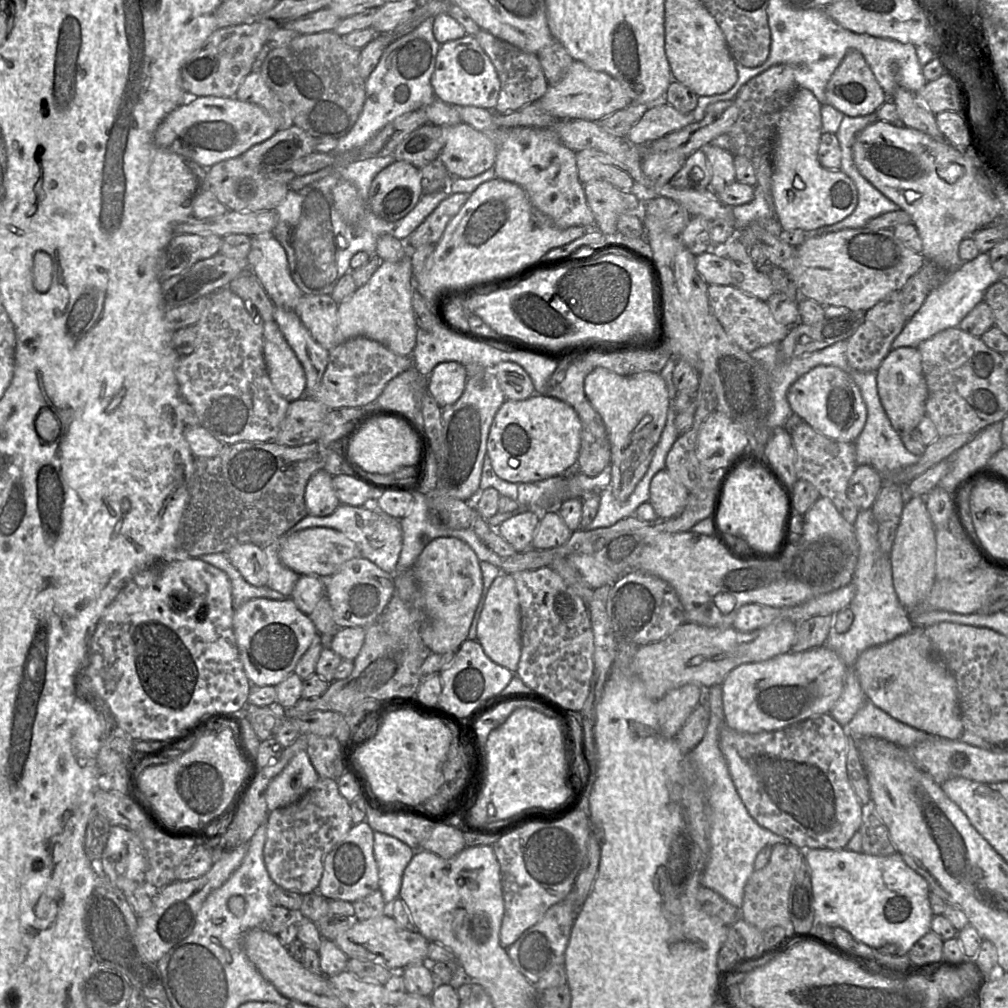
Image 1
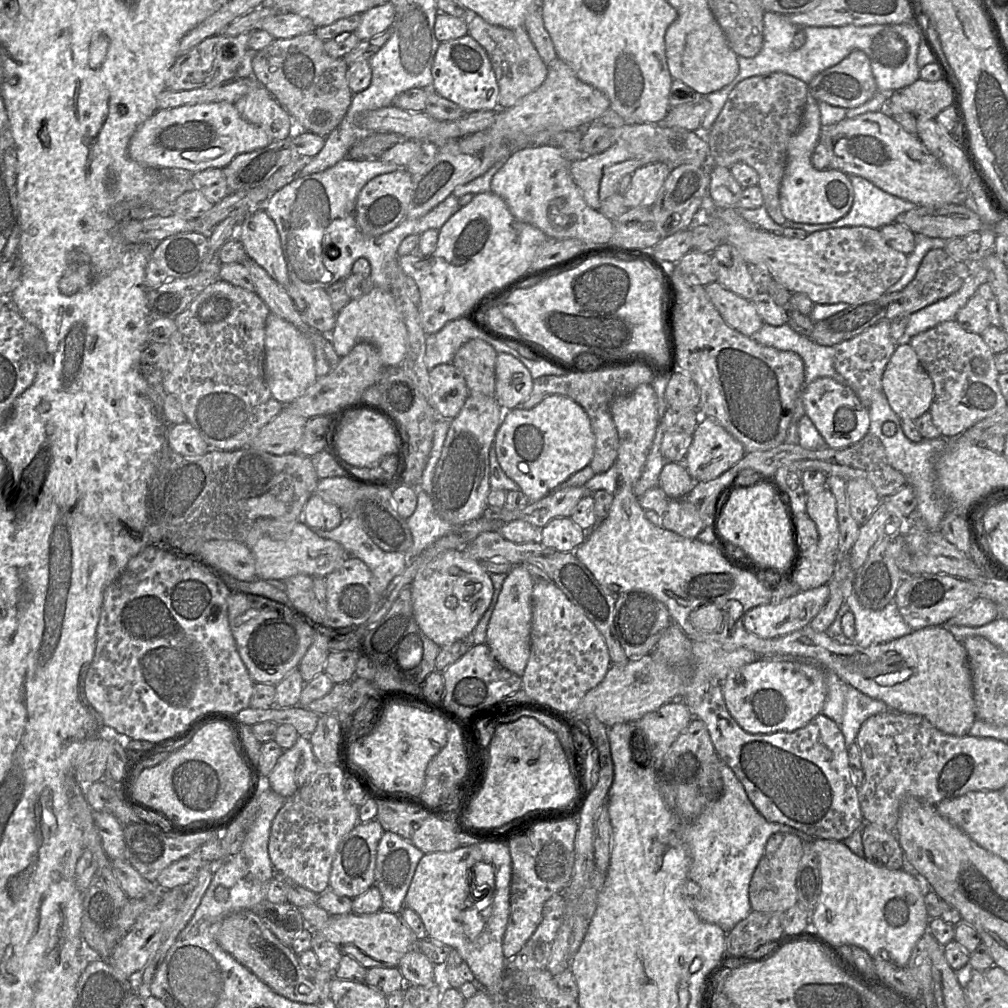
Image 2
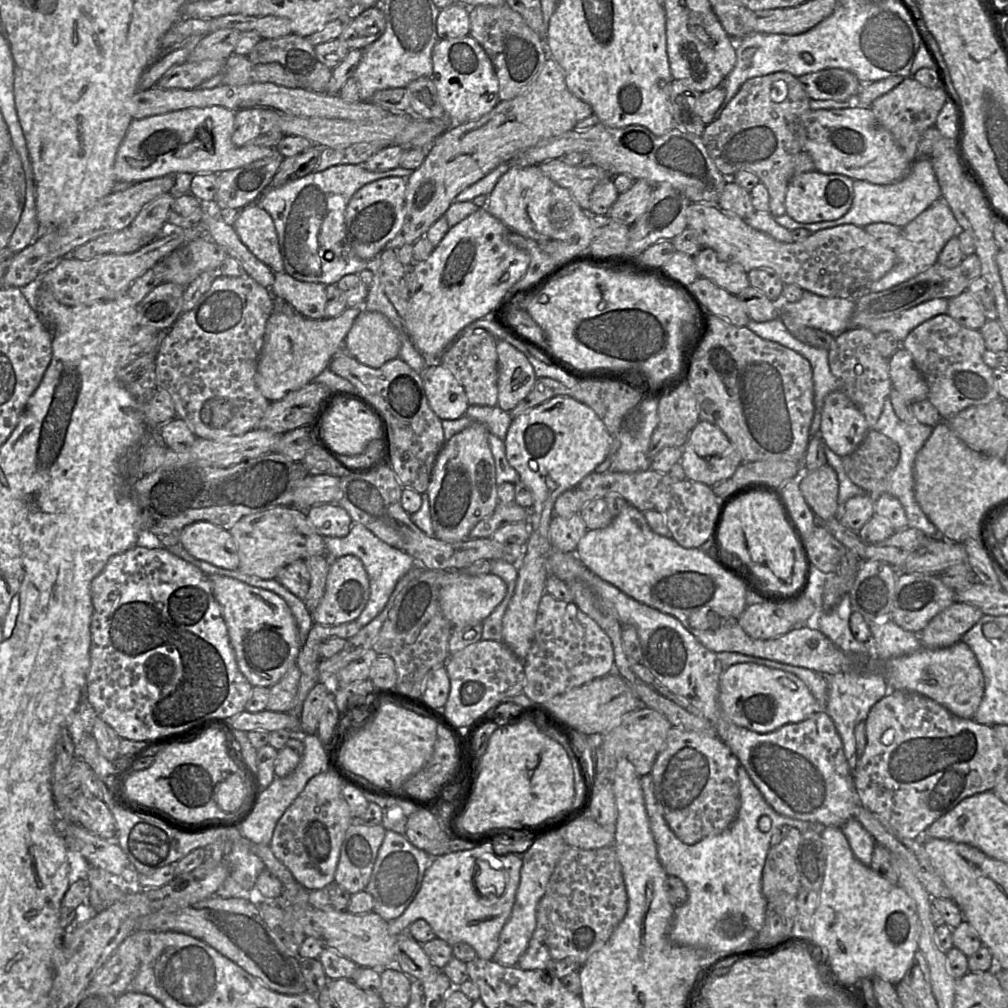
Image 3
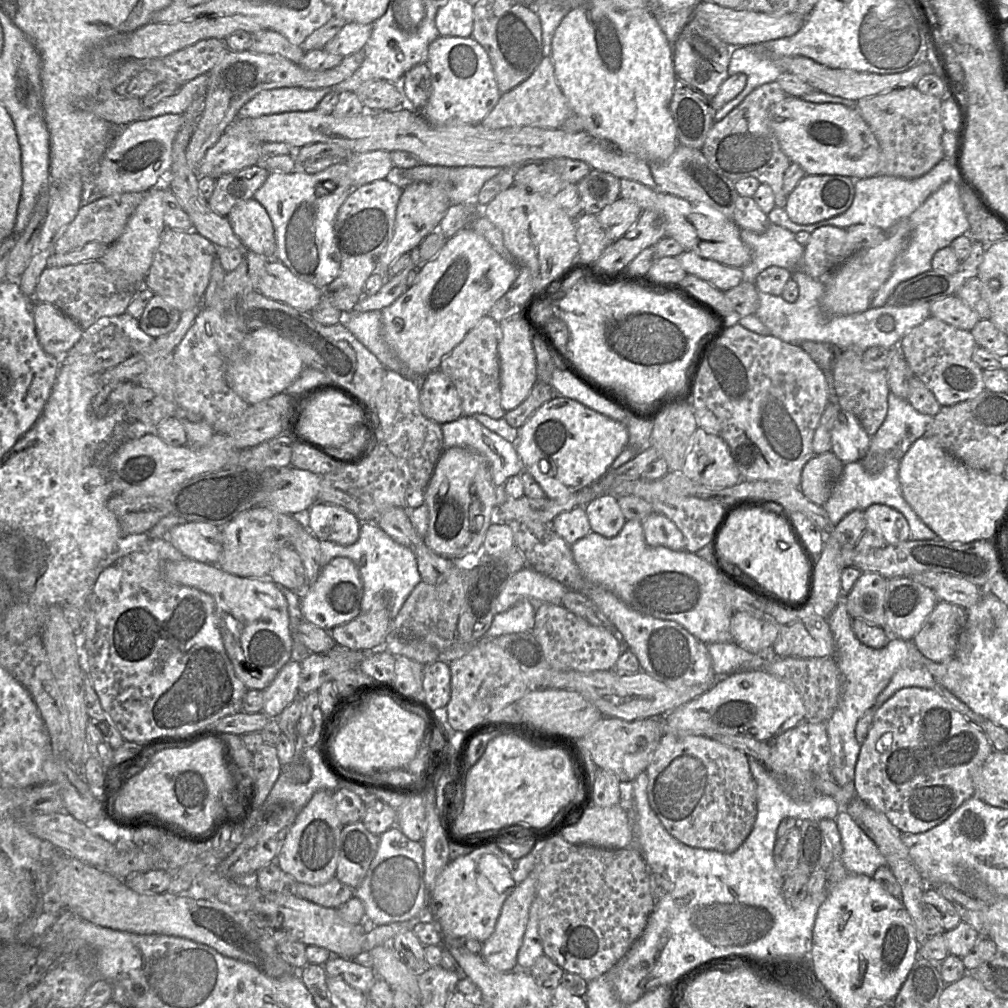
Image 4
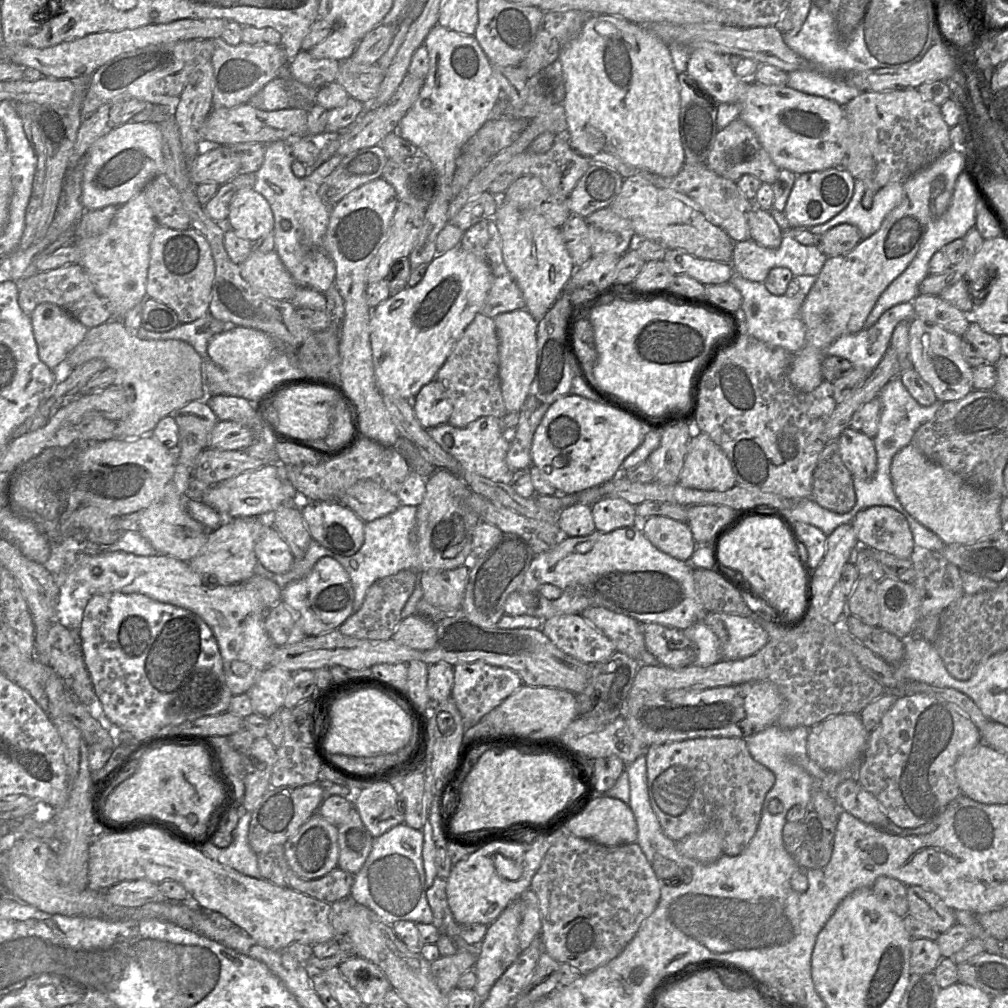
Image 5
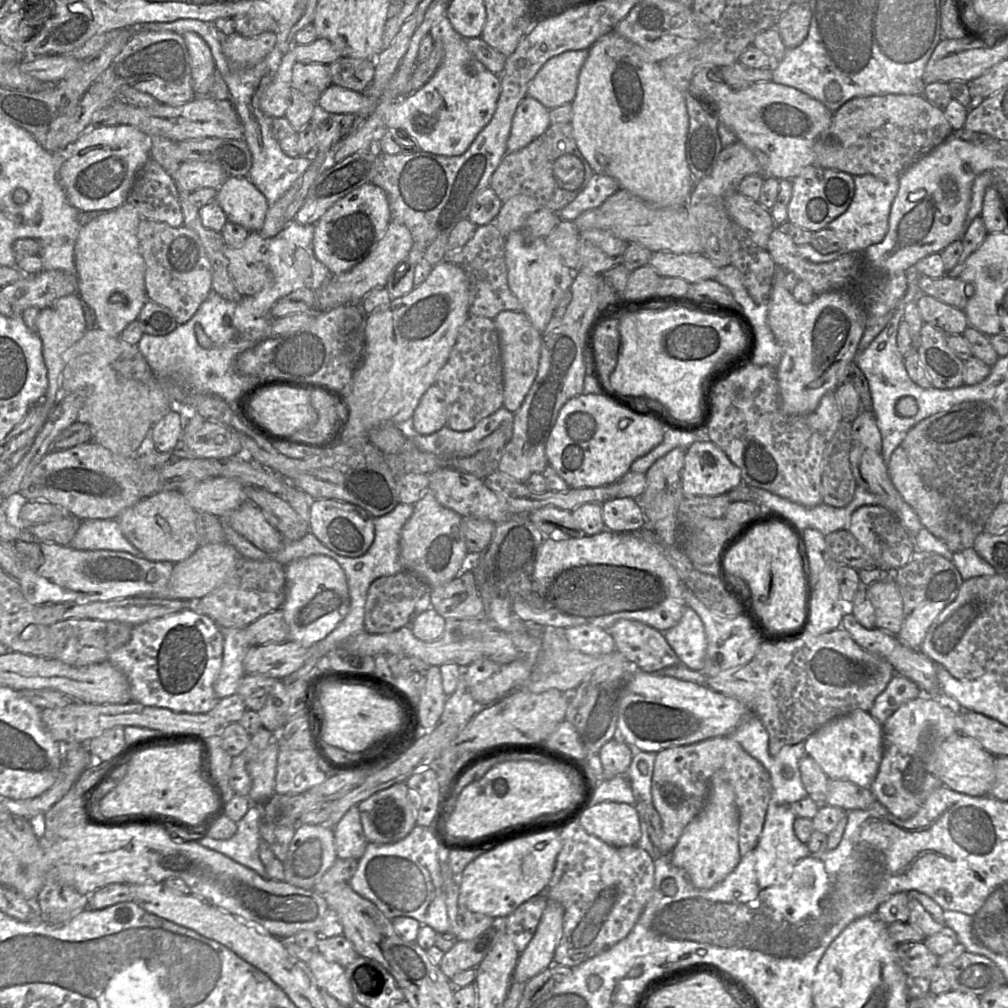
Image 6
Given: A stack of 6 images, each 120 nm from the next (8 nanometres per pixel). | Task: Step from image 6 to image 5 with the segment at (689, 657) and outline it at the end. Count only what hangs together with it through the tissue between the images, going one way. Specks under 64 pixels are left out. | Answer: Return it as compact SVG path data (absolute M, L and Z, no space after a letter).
M704 621L697 622L682 631L697 647L697 657L693 665L708 667L721 660L719 640Z

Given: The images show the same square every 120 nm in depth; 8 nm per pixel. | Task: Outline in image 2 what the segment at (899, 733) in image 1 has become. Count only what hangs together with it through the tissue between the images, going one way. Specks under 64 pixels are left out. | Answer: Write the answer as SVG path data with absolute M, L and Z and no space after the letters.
M852 686L845 694L845 709L840 729L846 748L856 741L861 725L871 716L888 712L890 708L882 701L871 698Z

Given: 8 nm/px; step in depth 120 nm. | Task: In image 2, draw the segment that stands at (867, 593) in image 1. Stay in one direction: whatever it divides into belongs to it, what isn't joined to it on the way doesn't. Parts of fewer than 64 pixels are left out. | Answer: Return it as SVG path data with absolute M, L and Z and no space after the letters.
M852 589L845 603L855 618L855 636L851 642L863 648L890 642L913 631L904 621L894 600L883 609L868 609L861 605Z

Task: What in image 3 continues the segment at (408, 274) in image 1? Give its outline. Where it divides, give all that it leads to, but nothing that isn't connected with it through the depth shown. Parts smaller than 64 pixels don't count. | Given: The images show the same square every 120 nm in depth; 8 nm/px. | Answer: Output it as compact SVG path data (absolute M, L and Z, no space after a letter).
M362 311L349 330L342 350L362 365L378 369L398 358L400 347L398 333L384 315Z

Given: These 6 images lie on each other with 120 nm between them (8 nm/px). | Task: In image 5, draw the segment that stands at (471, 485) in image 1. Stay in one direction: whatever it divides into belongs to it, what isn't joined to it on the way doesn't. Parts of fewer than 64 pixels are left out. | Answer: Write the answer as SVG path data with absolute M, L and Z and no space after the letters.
M436 469L427 478L425 496L417 506L416 514L416 535L422 572L429 569L455 569L463 566L467 557L470 562L477 558L472 554L472 534L481 519L466 505L470 493L470 488L460 477L445 469Z

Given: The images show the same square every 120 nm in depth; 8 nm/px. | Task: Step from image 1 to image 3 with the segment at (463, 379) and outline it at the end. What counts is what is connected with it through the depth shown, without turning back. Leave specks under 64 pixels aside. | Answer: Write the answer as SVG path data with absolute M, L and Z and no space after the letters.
M430 361L422 381L429 406L440 420L456 420L466 414L470 406L466 392L440 362Z

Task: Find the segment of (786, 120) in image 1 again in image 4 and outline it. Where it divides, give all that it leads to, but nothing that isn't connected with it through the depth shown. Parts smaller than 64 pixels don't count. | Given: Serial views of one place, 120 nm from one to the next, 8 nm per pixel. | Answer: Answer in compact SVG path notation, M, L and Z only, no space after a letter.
M805 175L787 196L785 211L796 224L815 224L844 213L852 204L854 181L841 175Z

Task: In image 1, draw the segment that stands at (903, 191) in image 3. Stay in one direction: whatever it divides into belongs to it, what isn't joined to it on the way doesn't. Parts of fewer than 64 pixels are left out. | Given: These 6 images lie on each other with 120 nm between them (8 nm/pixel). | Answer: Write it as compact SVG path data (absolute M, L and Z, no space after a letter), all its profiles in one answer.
M857 168L845 173L855 184L858 202L854 211L845 219L832 225L822 226L812 231L805 231L808 235L820 235L835 232L844 228L865 227L867 222L881 214L899 210L899 206L883 195L874 187Z

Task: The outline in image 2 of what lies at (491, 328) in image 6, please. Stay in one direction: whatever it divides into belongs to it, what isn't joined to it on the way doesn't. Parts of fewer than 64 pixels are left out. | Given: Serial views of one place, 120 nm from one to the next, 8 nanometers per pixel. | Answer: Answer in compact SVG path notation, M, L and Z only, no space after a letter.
M473 339L459 348L451 363L463 374L469 394L494 396L496 358L490 344Z

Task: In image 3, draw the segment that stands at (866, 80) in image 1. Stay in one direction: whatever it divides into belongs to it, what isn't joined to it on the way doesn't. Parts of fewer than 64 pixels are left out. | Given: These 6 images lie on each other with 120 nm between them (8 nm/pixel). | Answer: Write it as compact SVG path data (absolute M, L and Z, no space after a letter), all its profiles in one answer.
M841 68L824 69L798 77L810 99L845 102L856 95L861 82L851 72Z

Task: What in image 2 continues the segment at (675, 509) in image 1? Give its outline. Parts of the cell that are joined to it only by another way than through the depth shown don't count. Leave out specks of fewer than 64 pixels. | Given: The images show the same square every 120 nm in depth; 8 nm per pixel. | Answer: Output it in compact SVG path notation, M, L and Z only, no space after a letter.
M666 462L658 479L658 486L672 499L684 498L694 483L682 462Z

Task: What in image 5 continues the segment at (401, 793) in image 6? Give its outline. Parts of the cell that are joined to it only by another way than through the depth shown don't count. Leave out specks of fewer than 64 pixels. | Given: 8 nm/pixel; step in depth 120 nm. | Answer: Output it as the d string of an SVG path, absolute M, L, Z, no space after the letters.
M390 781L370 784L352 799L363 824L373 838L404 822L397 808L397 790Z

